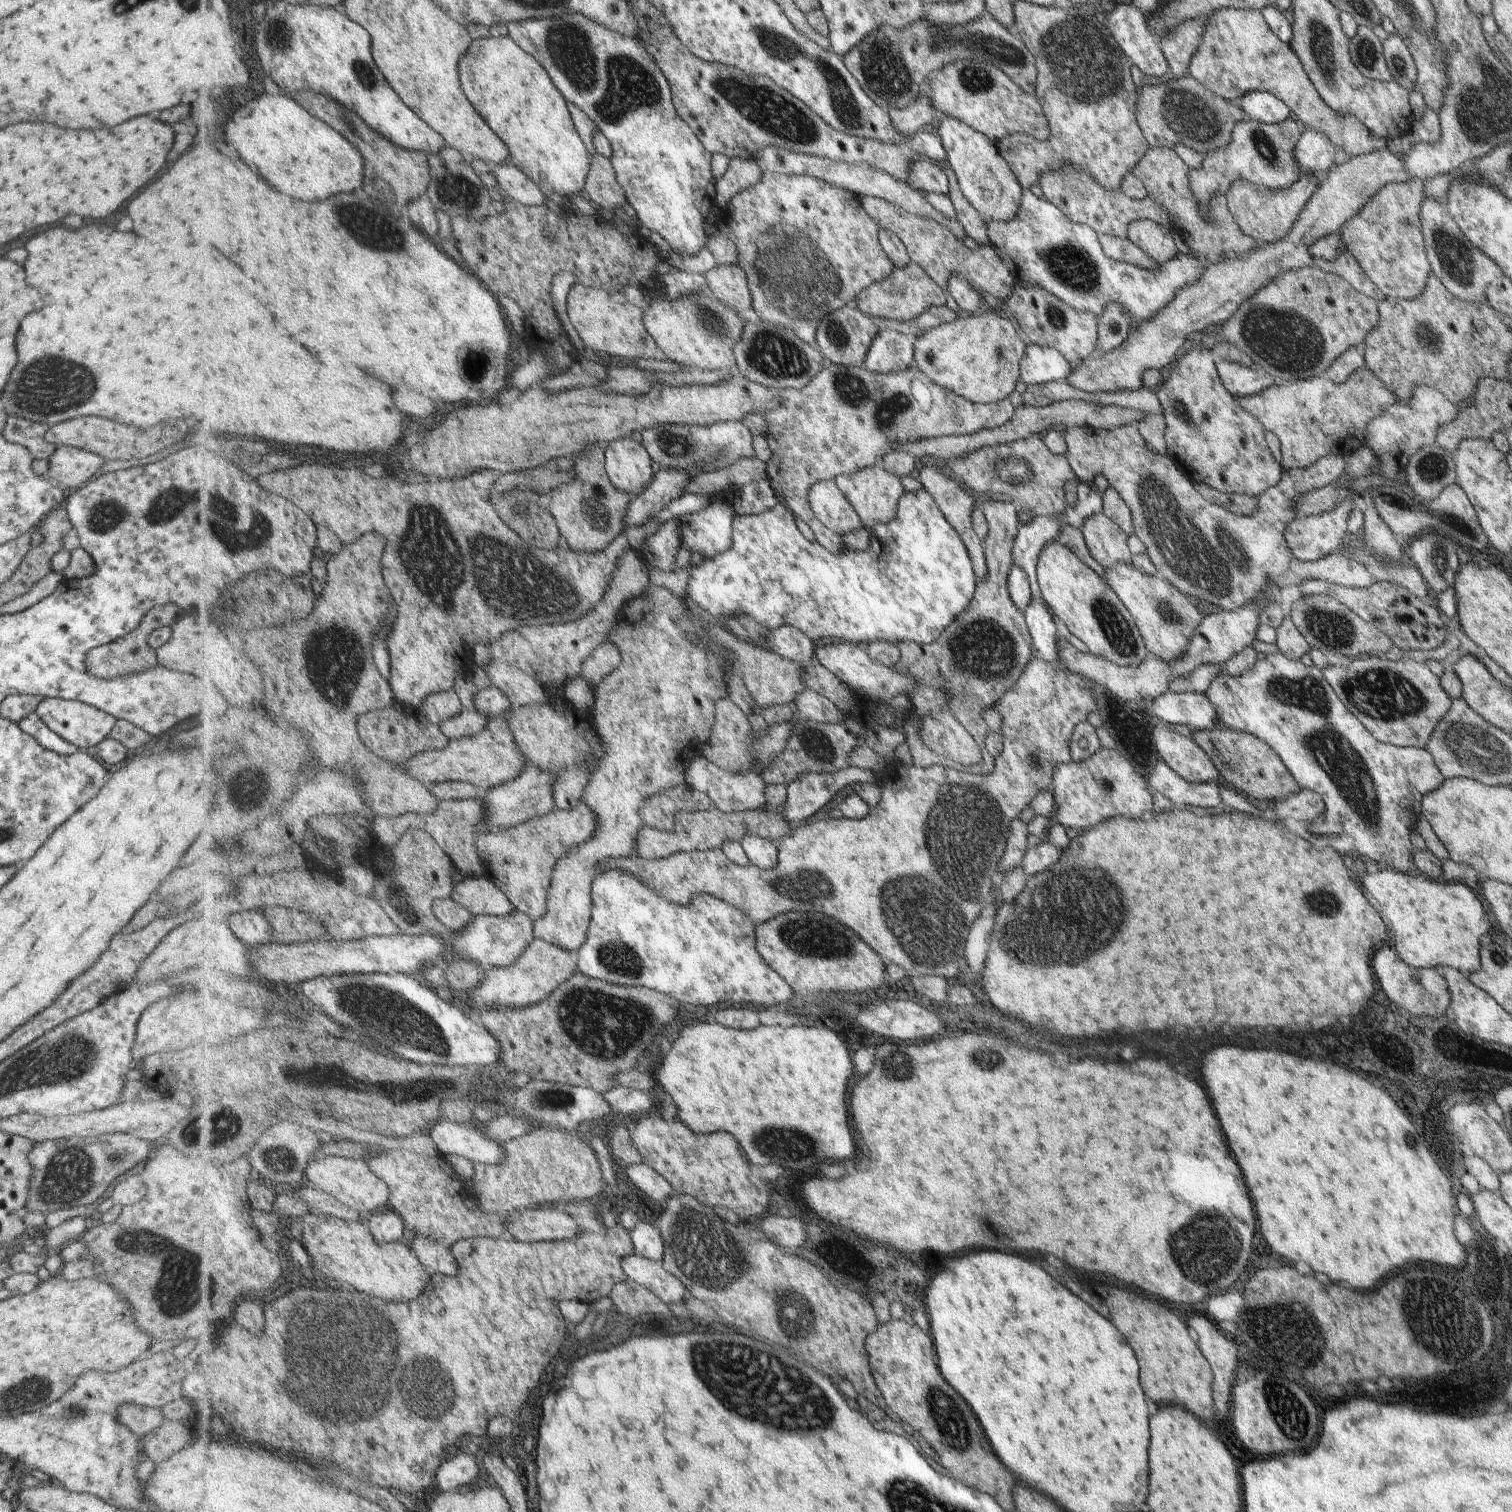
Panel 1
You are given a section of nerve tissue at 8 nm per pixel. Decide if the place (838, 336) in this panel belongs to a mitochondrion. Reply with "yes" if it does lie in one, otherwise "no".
yes

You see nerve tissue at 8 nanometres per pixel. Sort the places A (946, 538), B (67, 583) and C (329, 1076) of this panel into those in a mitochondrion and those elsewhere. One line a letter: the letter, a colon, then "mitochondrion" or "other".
A: other
B: other
C: other

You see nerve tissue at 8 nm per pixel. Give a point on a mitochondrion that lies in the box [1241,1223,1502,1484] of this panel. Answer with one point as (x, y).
(1452, 1323)

